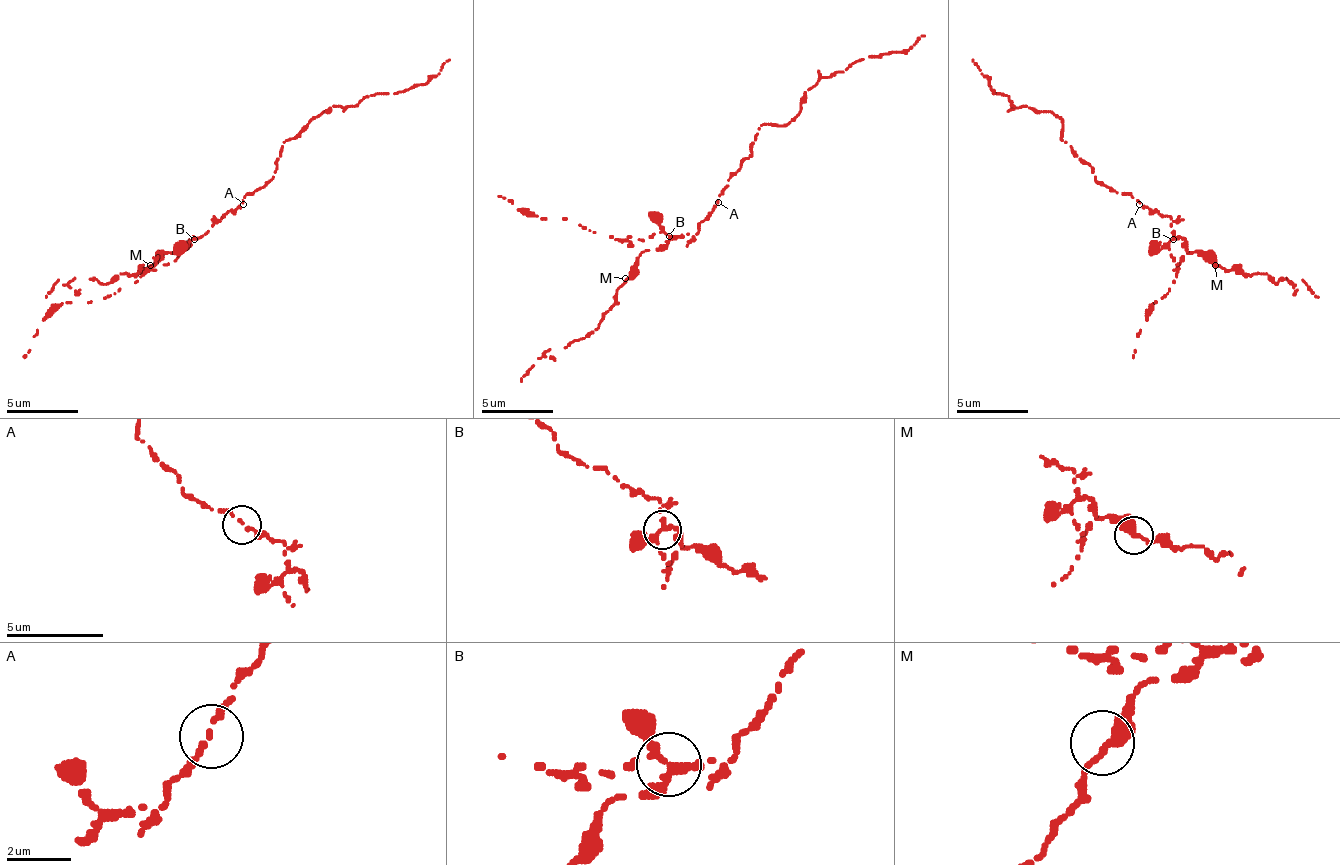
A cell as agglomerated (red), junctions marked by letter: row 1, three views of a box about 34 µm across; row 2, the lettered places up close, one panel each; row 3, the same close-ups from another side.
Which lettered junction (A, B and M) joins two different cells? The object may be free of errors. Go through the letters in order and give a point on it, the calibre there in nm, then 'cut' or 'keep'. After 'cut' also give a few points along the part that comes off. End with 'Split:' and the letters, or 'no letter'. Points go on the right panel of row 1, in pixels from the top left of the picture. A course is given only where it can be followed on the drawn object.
A: place (1139, 204); calibre 140 nm; keep
B: place (1173, 239); calibre 300 nm; cut; course (1172, 240), (1175, 280), (1154, 301), (1132, 359)
M: place (1215, 265); calibre 280 nm; keep
Split: B

